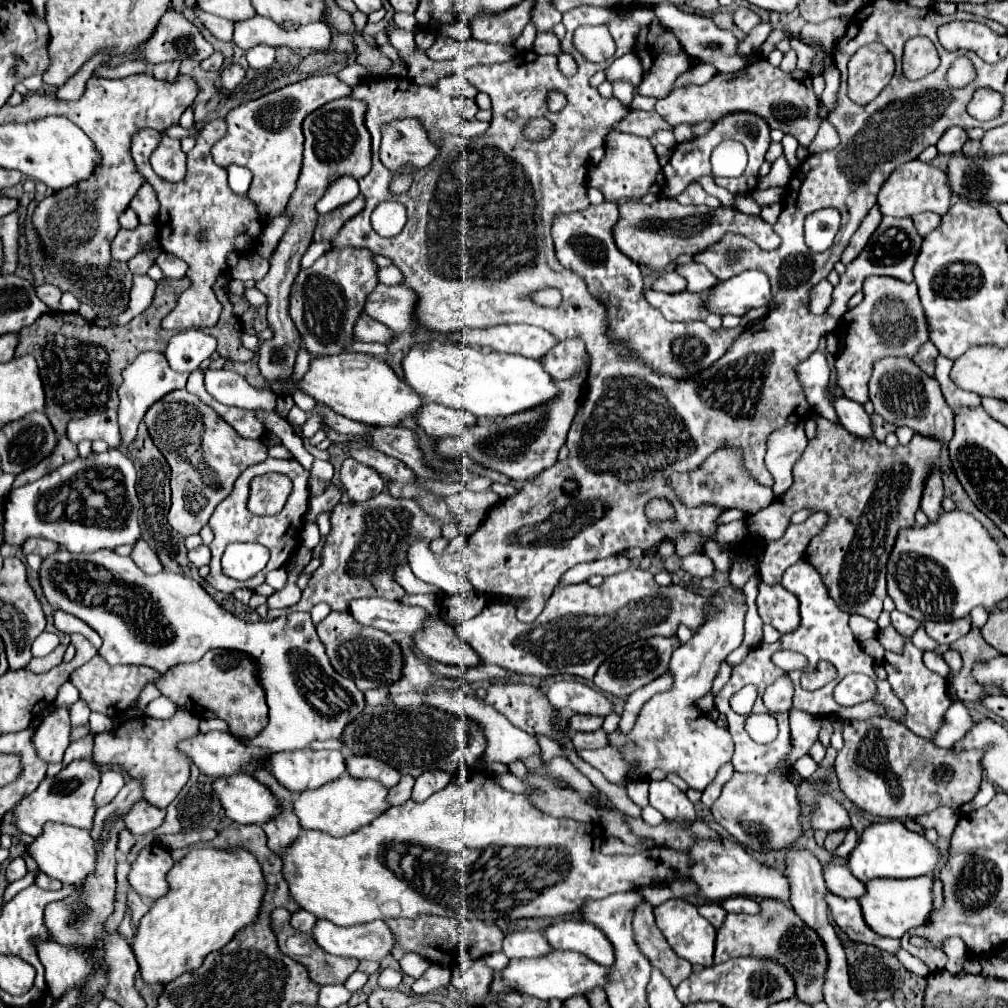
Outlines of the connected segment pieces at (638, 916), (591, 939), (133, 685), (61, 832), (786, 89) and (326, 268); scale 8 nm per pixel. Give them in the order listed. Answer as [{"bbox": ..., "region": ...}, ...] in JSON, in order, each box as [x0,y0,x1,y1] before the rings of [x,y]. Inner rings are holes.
[{"bbox":[632,902,692,988],"region":[[[642,902],[636,906],[632,928],[634,928],[634,940],[638,948],[650,960],[650,964],[670,980],[672,988],[676,988],[684,978],[692,974],[690,962],[678,958],[668,946],[668,942],[664,940],[662,932],[656,928],[654,914],[648,902]]]},{"bbox":[544,920,614,966],"region":[[[560,920],[544,930],[548,944],[554,950],[582,952],[586,958],[610,966],[614,962],[614,950],[606,936],[592,924],[582,920]]]},{"bbox":[70,656,162,718],"region":[[[94,656],[90,662],[82,664],[70,674],[70,682],[80,690],[82,700],[88,704],[90,710],[102,712],[110,718],[126,718],[126,713],[130,710],[132,700],[140,694],[146,684],[156,682],[162,674],[152,668],[142,668],[142,666],[110,666],[102,656]]]},{"bbox":[26,824,96,884],"region":[[[46,824],[42,834],[36,836],[34,842],[26,846],[26,854],[36,860],[40,872],[60,880],[62,884],[78,884],[78,880],[84,880],[88,874],[94,872],[94,856],[96,856],[94,840],[90,838],[88,830],[82,828]]]},{"bbox":[656,59,818,148],"region":[[[760,59],[740,74],[716,74],[704,86],[686,86],[670,92],[670,96],[656,102],[656,112],[672,126],[696,124],[702,120],[718,120],[720,116],[736,110],[746,110],[762,116],[770,128],[780,128],[790,134],[804,148],[814,140],[818,132],[818,98],[812,92],[812,80],[806,86],[806,74],[782,72],[766,59]]]},{"bbox":[290,248,378,356],"region":[[[366,248],[330,250],[310,268],[300,270],[292,284],[290,318],[298,328],[304,346],[312,356],[340,354],[352,344],[352,328],[362,314],[366,296],[376,288],[378,266],[372,262],[372,252]]]}]

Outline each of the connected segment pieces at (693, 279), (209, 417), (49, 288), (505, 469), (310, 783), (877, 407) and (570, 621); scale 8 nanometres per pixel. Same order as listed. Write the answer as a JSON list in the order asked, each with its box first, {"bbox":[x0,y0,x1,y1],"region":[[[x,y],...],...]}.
[{"bbox":[674,262,718,292],"region":[[[688,262],[680,264],[674,268],[676,274],[680,274],[686,280],[686,290],[688,292],[706,292],[706,288],[712,288],[718,280],[706,270],[704,264],[698,262]]]},{"bbox":[144,390,268,536],"region":[[[186,390],[166,394],[158,404],[152,404],[144,416],[148,432],[156,448],[164,454],[172,468],[172,504],[168,524],[182,536],[198,534],[208,524],[214,508],[224,500],[236,478],[252,464],[268,458],[268,448],[262,440],[242,438],[214,408]]]},{"bbox":[36,284,62,310],"region":[[[42,284],[42,286],[36,288],[36,292],[38,292],[38,298],[40,298],[48,308],[52,308],[52,310],[58,308],[58,302],[60,302],[60,296],[62,296],[62,290],[60,290],[60,288],[56,288],[56,286],[52,286],[52,284]]]},{"bbox":[434,356,590,480],"region":[[[590,356],[586,364],[570,376],[570,380],[558,380],[556,386],[560,394],[550,400],[550,404],[542,404],[542,408],[532,408],[530,412],[518,412],[514,416],[498,416],[498,418],[478,418],[478,424],[470,428],[464,436],[444,436],[442,440],[436,440],[434,452],[438,458],[454,460],[456,454],[466,454],[474,462],[482,464],[484,468],[496,470],[510,480],[532,480],[536,474],[544,472],[556,462],[558,450],[566,442],[566,434],[570,430],[570,424],[582,406],[584,390],[586,390],[586,378],[590,372]]]},{"bbox":[266,750,344,792],"region":[[[294,750],[274,752],[266,758],[274,778],[290,792],[314,790],[344,774],[340,750]]]},{"bbox":[870,356,954,444],"region":[[[886,356],[876,360],[870,378],[870,402],[874,404],[874,412],[886,422],[894,426],[908,426],[914,434],[934,436],[934,440],[942,440],[942,444],[946,444],[954,430],[952,410],[946,404],[936,378],[926,376],[926,372],[916,366],[918,364],[906,356]]]},{"bbox":[456,562,708,680],"region":[[[638,562],[624,572],[606,576],[600,586],[590,586],[588,582],[556,586],[550,600],[546,602],[542,614],[532,622],[524,624],[516,620],[512,604],[488,604],[482,614],[458,626],[456,632],[462,640],[466,640],[478,656],[482,656],[482,664],[496,664],[512,674],[532,674],[532,676],[552,676],[552,674],[574,674],[586,680],[594,678],[598,666],[612,656],[618,646],[626,646],[634,640],[648,636],[672,636],[676,634],[678,624],[686,624],[688,628],[698,628],[704,618],[704,606],[708,604],[706,596],[694,594],[682,586],[658,586],[654,576],[648,570],[642,570]]]}]

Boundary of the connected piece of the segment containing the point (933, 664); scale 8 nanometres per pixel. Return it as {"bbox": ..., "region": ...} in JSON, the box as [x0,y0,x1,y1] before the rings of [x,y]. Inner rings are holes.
{"bbox":[923,652,948,678],"region":[[[925,652],[923,662],[932,672],[936,672],[936,674],[940,674],[940,676],[944,676],[944,678],[948,676],[948,666],[946,666],[946,662],[944,662],[942,656],[936,656],[934,652]]]}

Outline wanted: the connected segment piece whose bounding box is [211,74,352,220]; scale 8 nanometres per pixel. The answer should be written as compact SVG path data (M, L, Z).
M318 74L284 86L228 112L228 132L222 140L214 144L211 155L218 166L226 168L228 164L238 164L252 172L250 198L258 204L260 212L264 212L264 220L278 216L286 208L294 184L298 182L304 142L302 120L322 104L342 96L350 96L350 92L352 86L344 84L338 76Z

